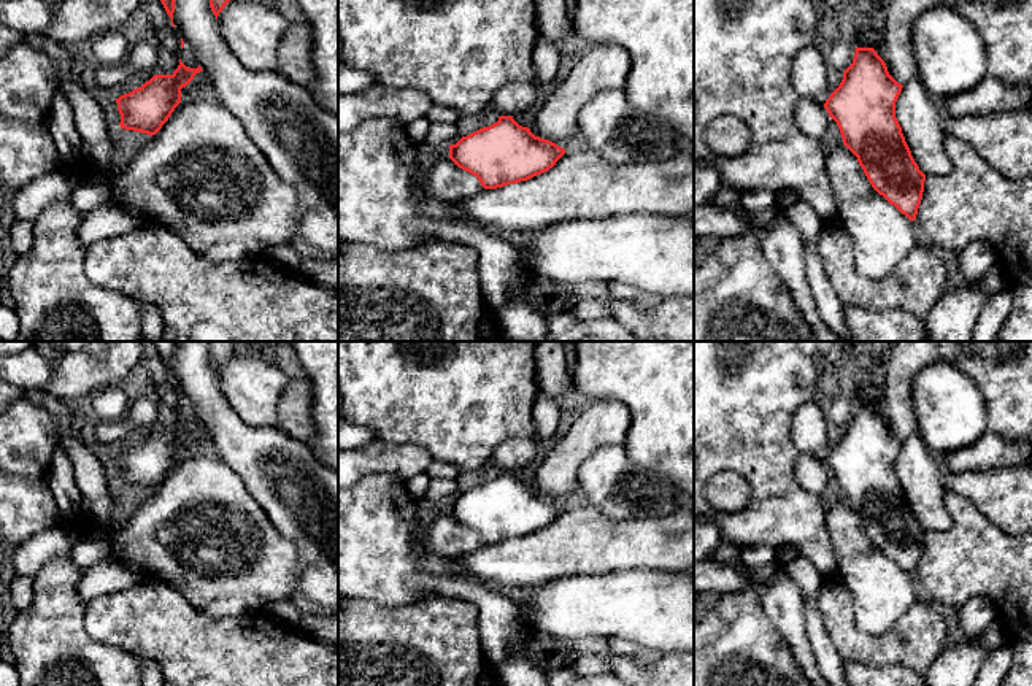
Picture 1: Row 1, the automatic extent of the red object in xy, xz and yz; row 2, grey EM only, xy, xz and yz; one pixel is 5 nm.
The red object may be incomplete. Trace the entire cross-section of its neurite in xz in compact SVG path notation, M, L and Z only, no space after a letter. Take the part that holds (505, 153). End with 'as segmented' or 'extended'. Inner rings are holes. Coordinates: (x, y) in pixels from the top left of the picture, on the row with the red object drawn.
M500 116L492 125L449 145L449 159L476 176L484 189L527 181L553 168L564 154L564 148L535 137L513 116Z; as segmented

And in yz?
M821 43L807 46L794 59L792 83L800 98L811 98L827 110L872 187L915 221L926 175L915 162L895 118L903 86L889 75L876 51L856 48L853 64L832 92L826 48Z; extended

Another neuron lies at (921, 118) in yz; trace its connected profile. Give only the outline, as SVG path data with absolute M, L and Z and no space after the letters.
M913 76L903 84L895 102L895 118L919 170L929 176L946 176L953 160L945 149L945 111L921 83Z

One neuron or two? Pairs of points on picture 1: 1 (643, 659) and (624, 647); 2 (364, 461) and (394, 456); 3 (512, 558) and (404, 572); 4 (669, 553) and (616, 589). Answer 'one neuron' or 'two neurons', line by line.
1: one neuron
2: one neuron
3: two neurons
4: two neurons

